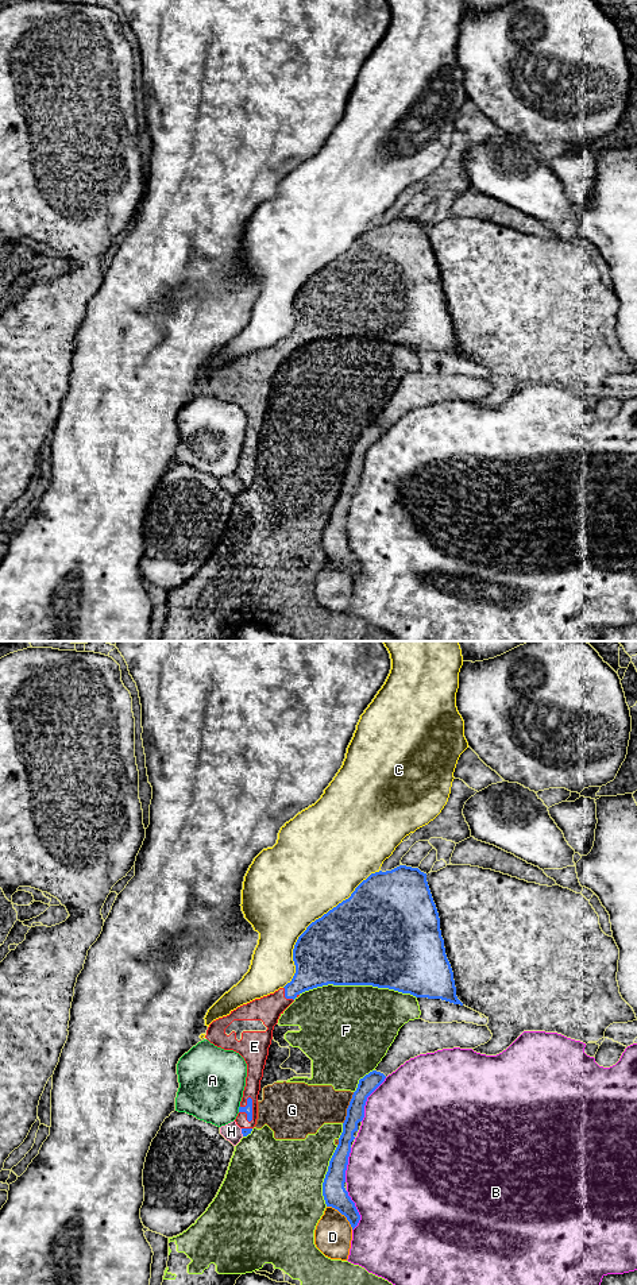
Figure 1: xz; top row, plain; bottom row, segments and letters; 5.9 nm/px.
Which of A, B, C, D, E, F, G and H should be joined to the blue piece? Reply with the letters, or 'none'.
E

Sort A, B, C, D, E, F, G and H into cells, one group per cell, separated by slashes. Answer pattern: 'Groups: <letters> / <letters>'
Groups: A / B / C / D / E / F G / H

